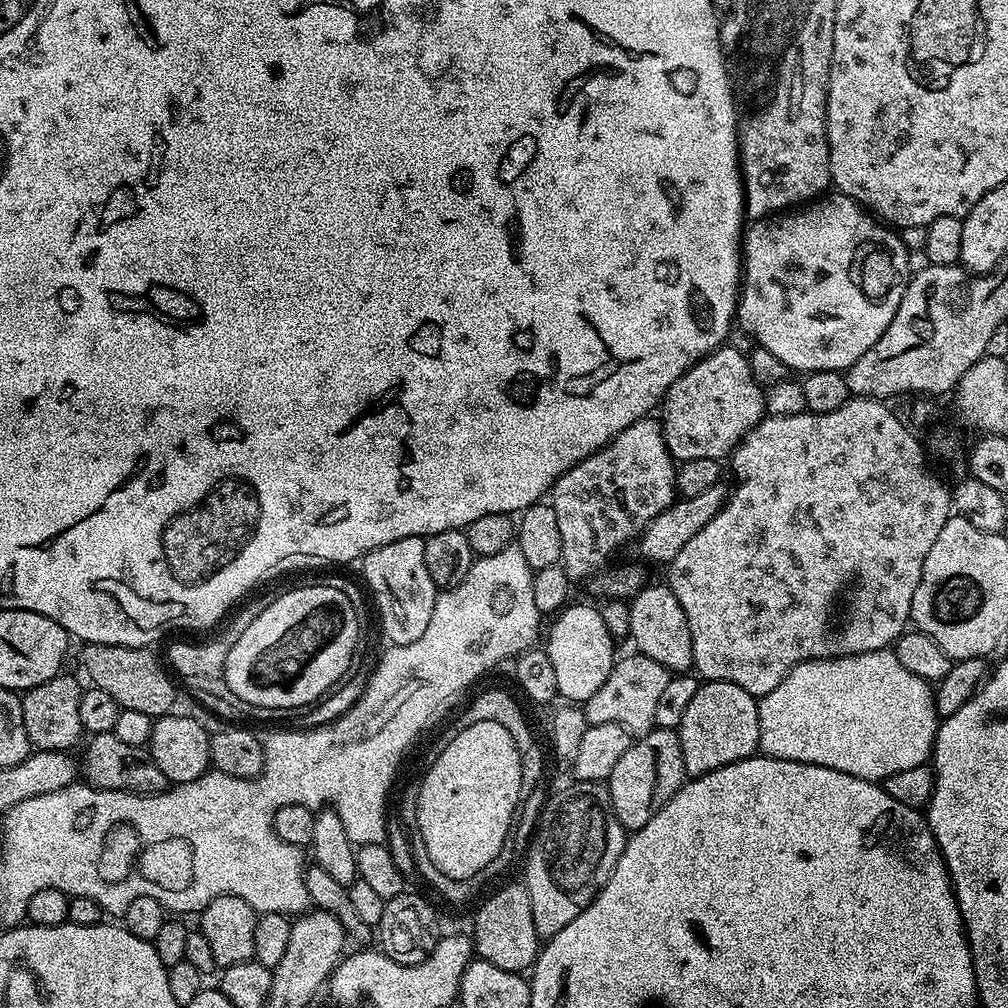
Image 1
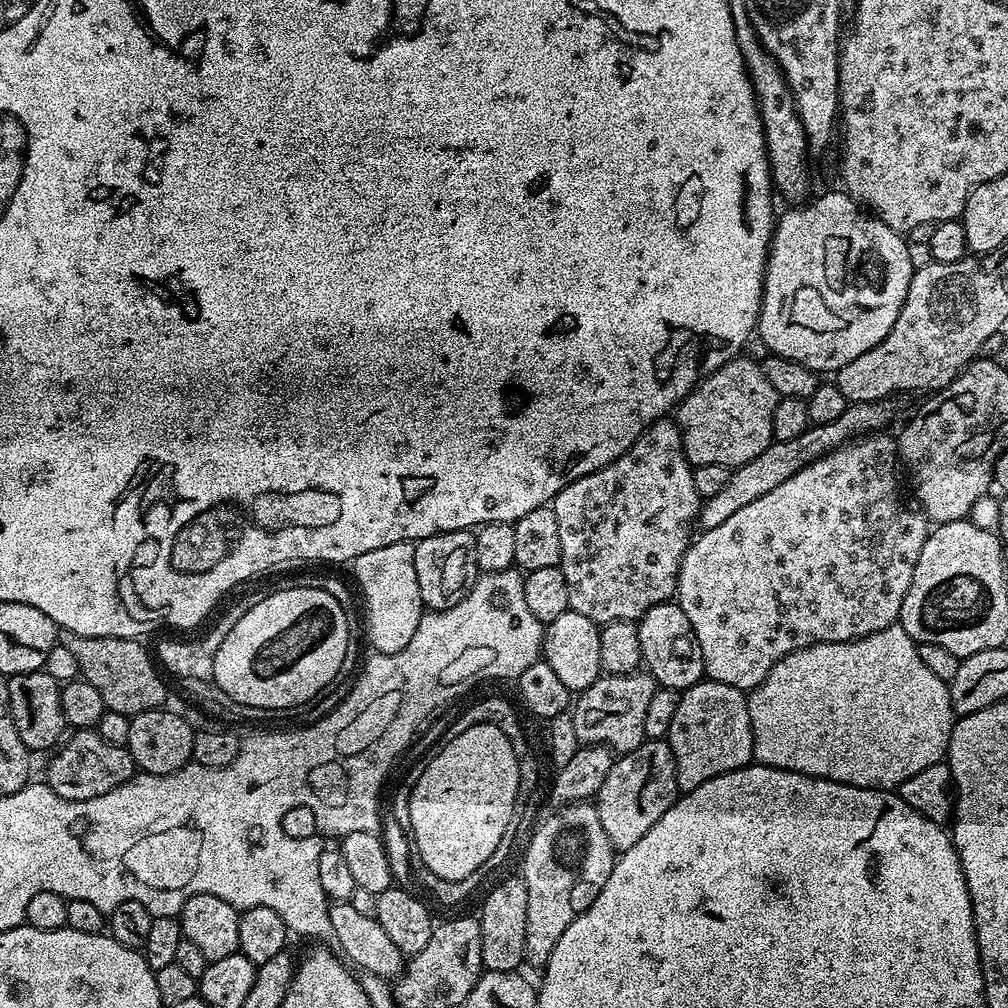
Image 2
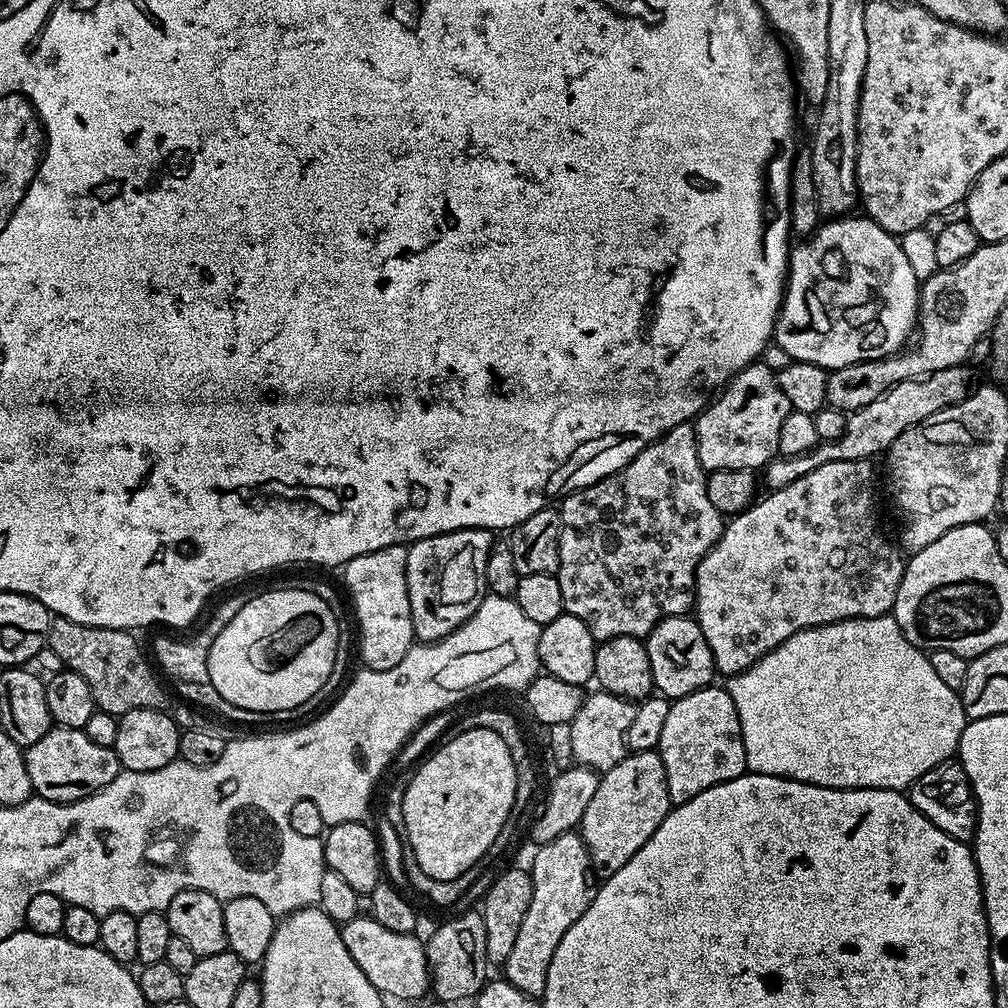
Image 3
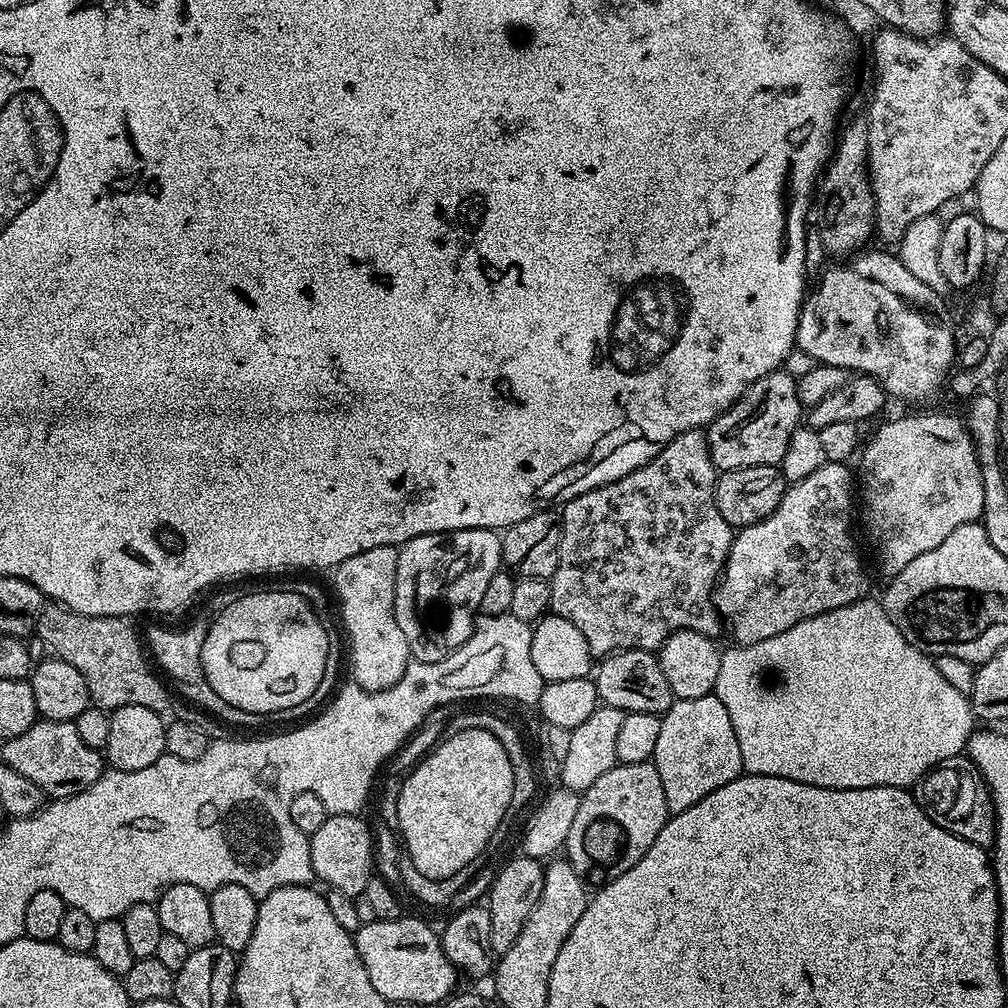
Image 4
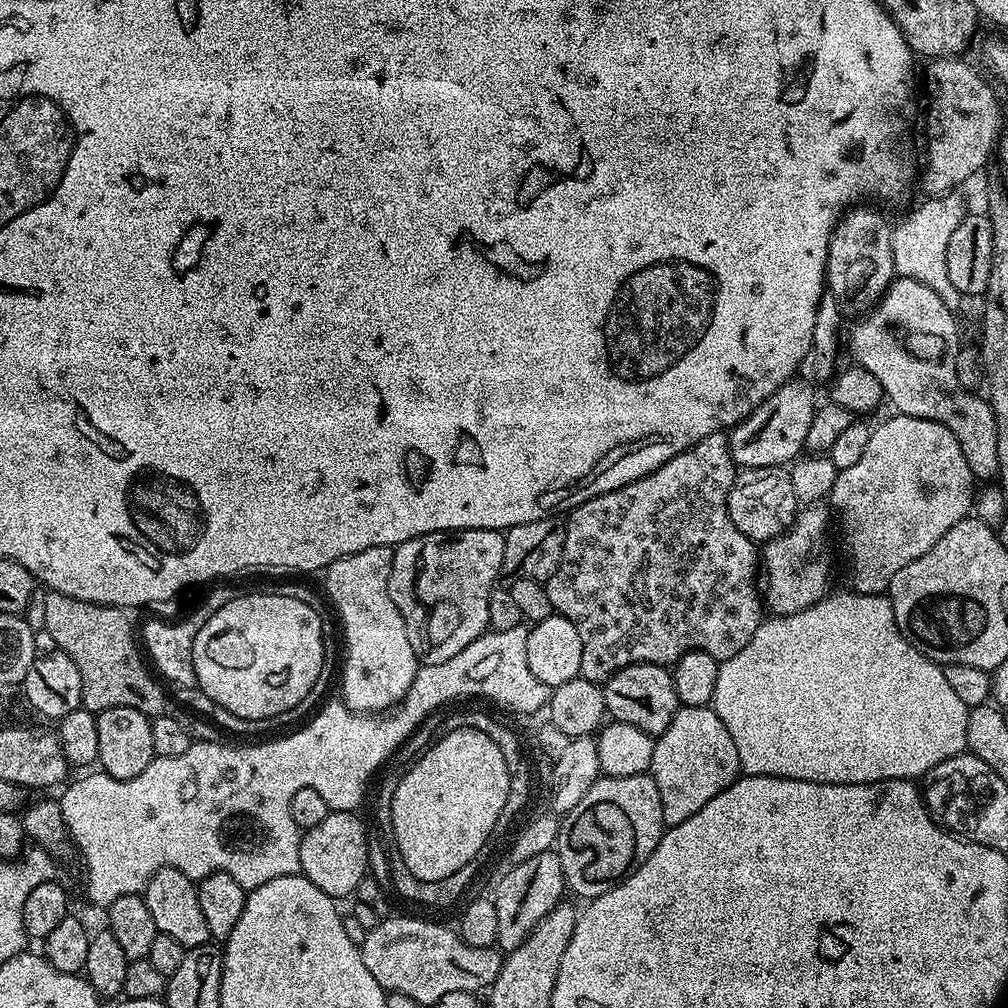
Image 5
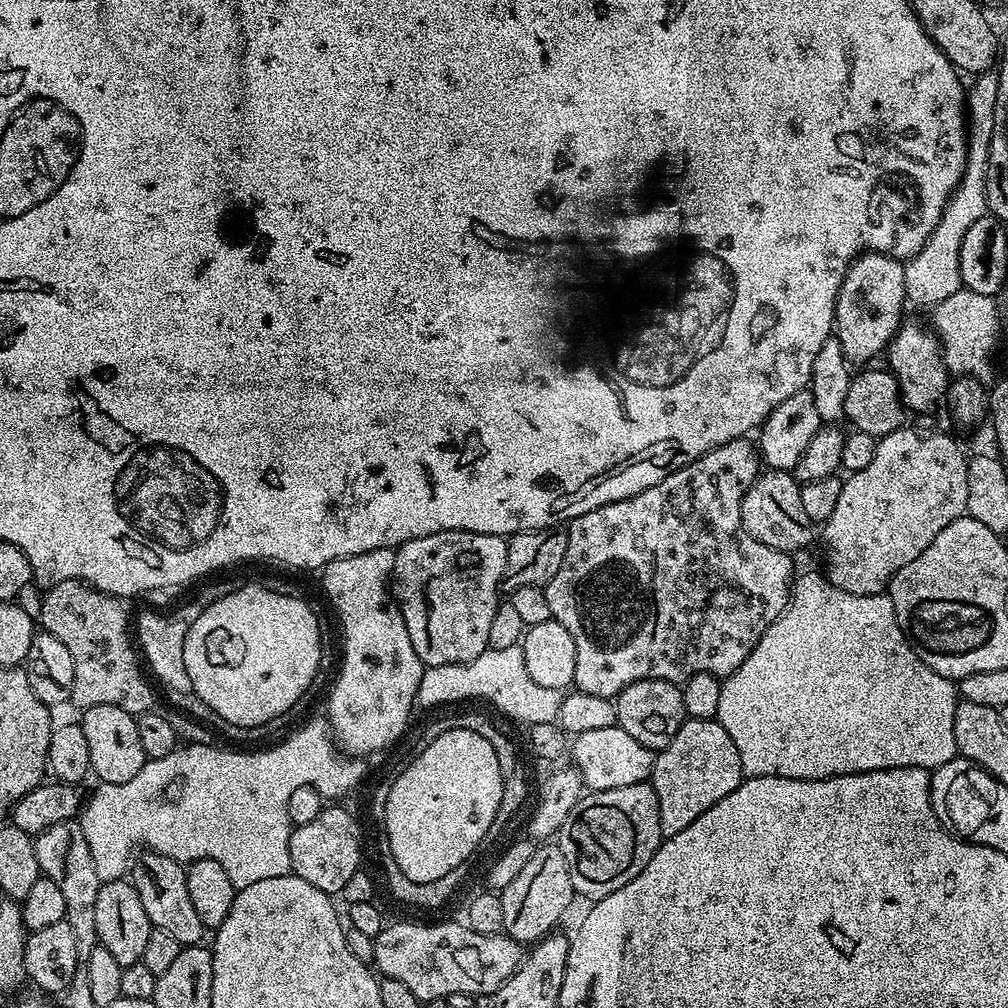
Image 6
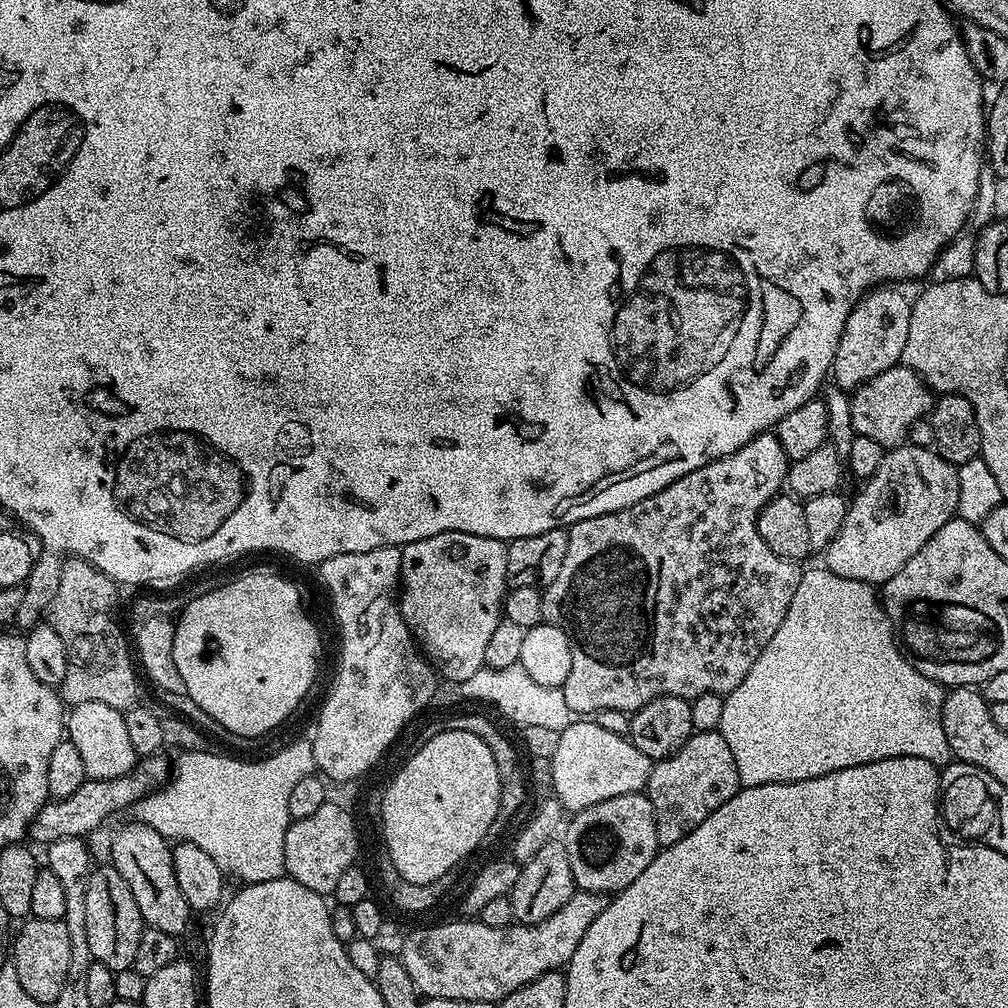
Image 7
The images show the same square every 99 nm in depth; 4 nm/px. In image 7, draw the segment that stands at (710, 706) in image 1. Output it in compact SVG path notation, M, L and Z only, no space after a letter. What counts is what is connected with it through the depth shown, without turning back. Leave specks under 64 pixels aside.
M717 730L715 732L693 731L689 740L672 756L655 761L648 779L646 795L650 806L654 806L654 826L656 843L660 848L674 846L690 830L702 826L722 802L734 798L742 785L738 778L738 766L726 738Z

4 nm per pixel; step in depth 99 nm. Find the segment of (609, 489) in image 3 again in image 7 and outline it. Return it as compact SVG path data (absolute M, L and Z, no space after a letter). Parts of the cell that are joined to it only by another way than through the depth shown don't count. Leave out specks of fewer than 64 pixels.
M769 430L746 442L746 446L734 450L734 454L726 454L678 478L670 486L658 490L658 494L642 498L642 502L634 502L629 508L617 512L580 520L567 529L568 545L562 570L558 570L558 578L554 578L554 582L543 589L542 595L545 621L561 628L566 638L570 638L572 665L563 690L566 706L570 706L572 713L595 714L602 710L622 710L631 714L659 696L677 696L691 702L696 696L707 692L727 694L742 686L742 678L750 674L750 666L754 666L766 642L774 638L774 630L782 626L782 618L786 618L786 610L790 610L790 602L794 602L792 575L798 571L797 565L791 560L781 560L778 554L774 554L774 550L762 542L762 534L758 534L756 529L758 514L774 497L781 495L785 487L789 463L786 450L782 450L782 442L776 437L775 431Z

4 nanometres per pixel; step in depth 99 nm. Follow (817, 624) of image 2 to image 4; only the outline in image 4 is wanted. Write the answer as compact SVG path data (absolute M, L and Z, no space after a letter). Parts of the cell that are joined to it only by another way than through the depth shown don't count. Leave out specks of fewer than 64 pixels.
M847 463L842 464L823 464L814 474L807 478L802 478L795 482L789 483L784 489L782 502L766 517L762 522L751 524L745 528L739 529L733 535L730 554L727 562L724 563L724 570L720 573L720 578L714 593L714 603L716 611L732 627L732 636L737 645L753 644L760 642L762 638L774 638L774 634L782 634L782 630L790 630L790 626L798 626L806 618L814 618L823 612L834 610L838 606L853 604L855 600L865 599L868 592L868 576L864 573L864 560L860 557L860 552L856 549L856 540L852 537L852 484L854 488L854 472L848 469Z

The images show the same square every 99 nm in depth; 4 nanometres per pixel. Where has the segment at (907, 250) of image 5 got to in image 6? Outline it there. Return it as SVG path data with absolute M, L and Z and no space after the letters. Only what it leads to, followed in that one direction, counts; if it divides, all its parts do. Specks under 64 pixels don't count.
M994 72L981 73L968 90L968 158L963 178L952 192L944 207L938 226L931 232L930 238L923 244L922 250L904 264L904 294L909 303L926 308L938 304L958 290L963 289L961 282L961 244L966 230L988 214L986 202L986 171L988 152L994 130L994 109L998 89L998 78Z

